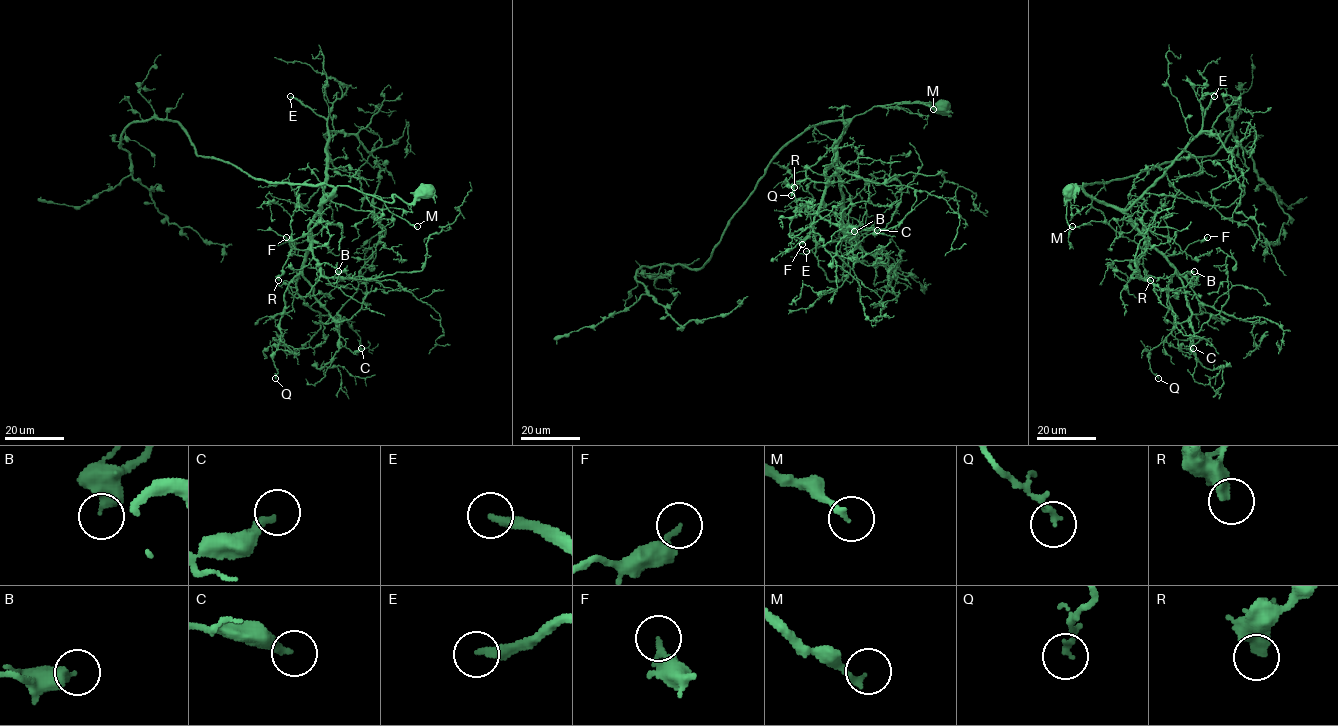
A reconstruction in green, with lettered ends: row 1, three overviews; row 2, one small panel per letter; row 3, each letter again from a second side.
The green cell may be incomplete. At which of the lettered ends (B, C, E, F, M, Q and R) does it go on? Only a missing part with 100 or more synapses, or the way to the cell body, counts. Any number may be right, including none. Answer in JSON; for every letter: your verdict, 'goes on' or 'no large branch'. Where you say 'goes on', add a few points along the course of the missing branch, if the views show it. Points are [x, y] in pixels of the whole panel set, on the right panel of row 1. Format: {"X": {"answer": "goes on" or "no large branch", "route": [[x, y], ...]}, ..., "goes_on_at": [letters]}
{"B": {"answer": "no large branch"}, "C": {"answer": "no large branch"}, "E": {"answer": "goes on", "route": [[1214, 96], [1229, 72], [1240, 85], [1235, 80], [1231, 63], [1235, 53], [1228, 46], [1227, 49]]}, "F": {"answer": "no large branch"}, "M": {"answer": "no large branch"}, "Q": {"answer": "no large branch"}, "R": {"answer": "no large branch"}, "goes_on_at": ["E"]}

